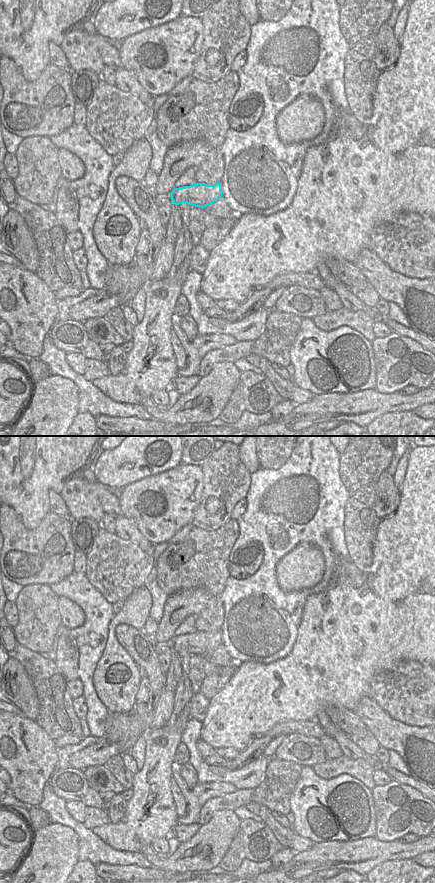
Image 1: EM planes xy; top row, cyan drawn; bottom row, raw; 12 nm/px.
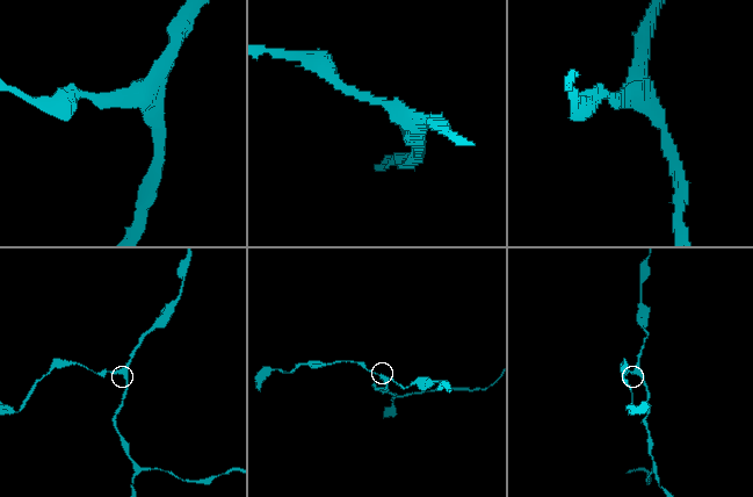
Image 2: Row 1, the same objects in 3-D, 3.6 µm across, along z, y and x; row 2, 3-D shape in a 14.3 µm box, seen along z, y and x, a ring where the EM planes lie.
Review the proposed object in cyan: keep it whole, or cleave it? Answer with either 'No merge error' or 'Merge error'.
No merge error

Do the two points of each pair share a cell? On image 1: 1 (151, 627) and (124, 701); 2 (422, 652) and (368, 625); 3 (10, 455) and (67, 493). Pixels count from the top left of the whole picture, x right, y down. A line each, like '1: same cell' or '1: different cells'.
1: different cells
2: same cell
3: different cells

